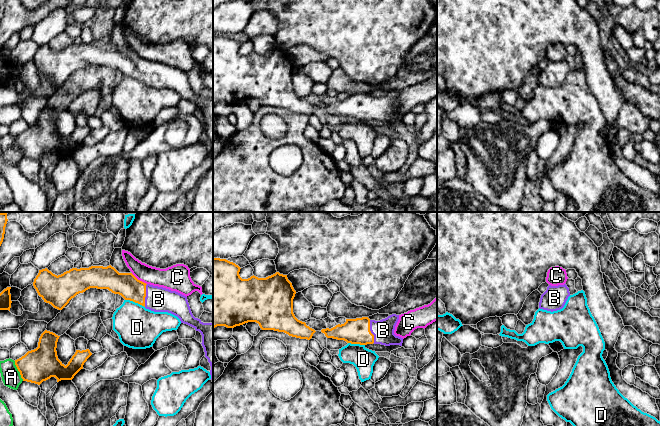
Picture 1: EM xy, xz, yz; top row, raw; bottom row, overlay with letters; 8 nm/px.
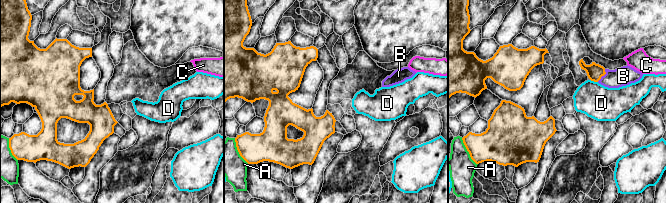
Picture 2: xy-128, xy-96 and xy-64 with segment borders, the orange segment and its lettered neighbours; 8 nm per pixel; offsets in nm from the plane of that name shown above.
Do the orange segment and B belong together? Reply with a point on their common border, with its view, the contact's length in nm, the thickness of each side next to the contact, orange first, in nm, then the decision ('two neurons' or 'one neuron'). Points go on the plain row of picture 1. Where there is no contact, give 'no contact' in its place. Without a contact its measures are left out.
contact xy (145, 71); length 190 nm; calibres 190 and 200 nm; one neuron

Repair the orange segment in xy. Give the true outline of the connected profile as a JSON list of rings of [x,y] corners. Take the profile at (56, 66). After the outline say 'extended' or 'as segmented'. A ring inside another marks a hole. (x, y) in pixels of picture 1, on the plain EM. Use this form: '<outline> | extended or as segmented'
[[[111,41],[107,43],[72,44],[58,52],[45,44],[39,46],[38,51],[34,55],[33,62],[44,78],[51,80],[58,86],[62,86],[77,70],[83,69],[90,64],[97,64],[108,65],[114,70],[121,71],[125,76],[138,79],[151,87],[168,88],[177,92],[181,99],[187,100],[201,109],[201,120],[204,124],[205,133],[211,142],[210,151],[213,158],[213,99],[203,99],[200,95],[195,94],[186,72],[163,63],[146,60],[138,56],[132,49],[119,49]]] | extended

